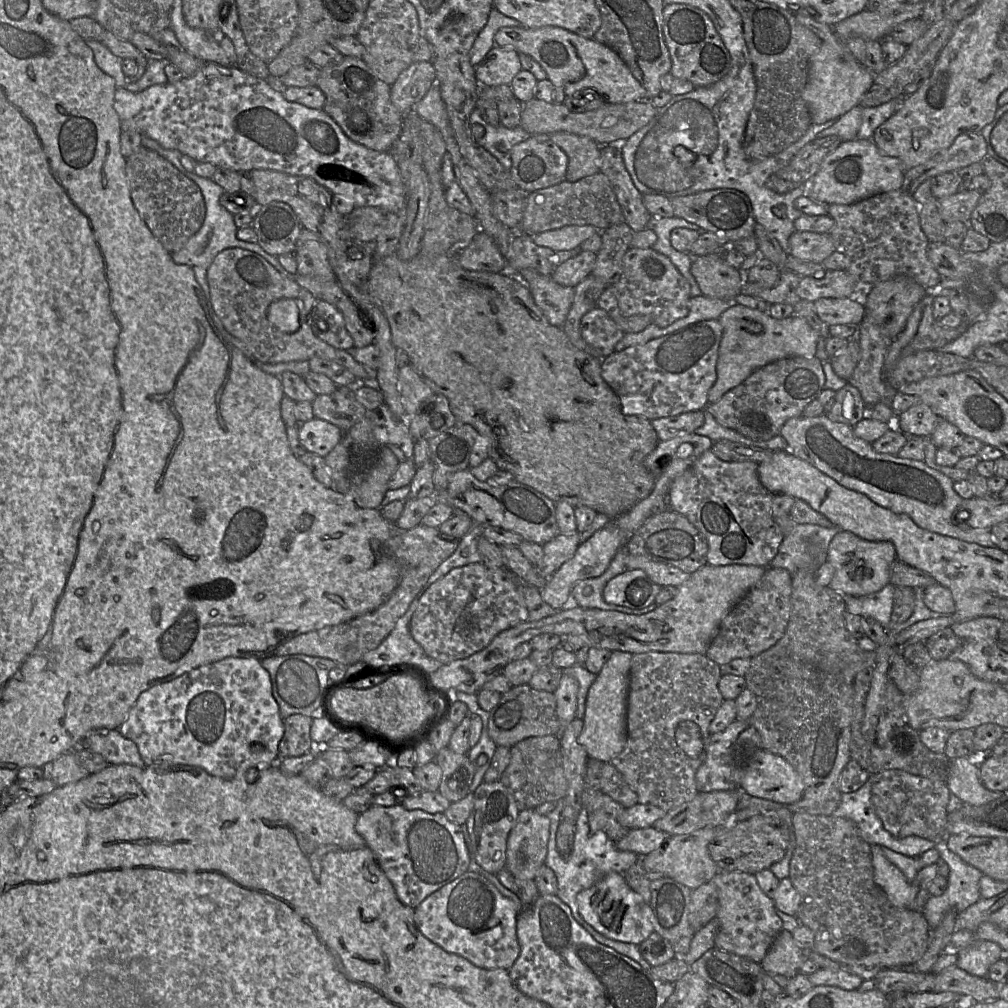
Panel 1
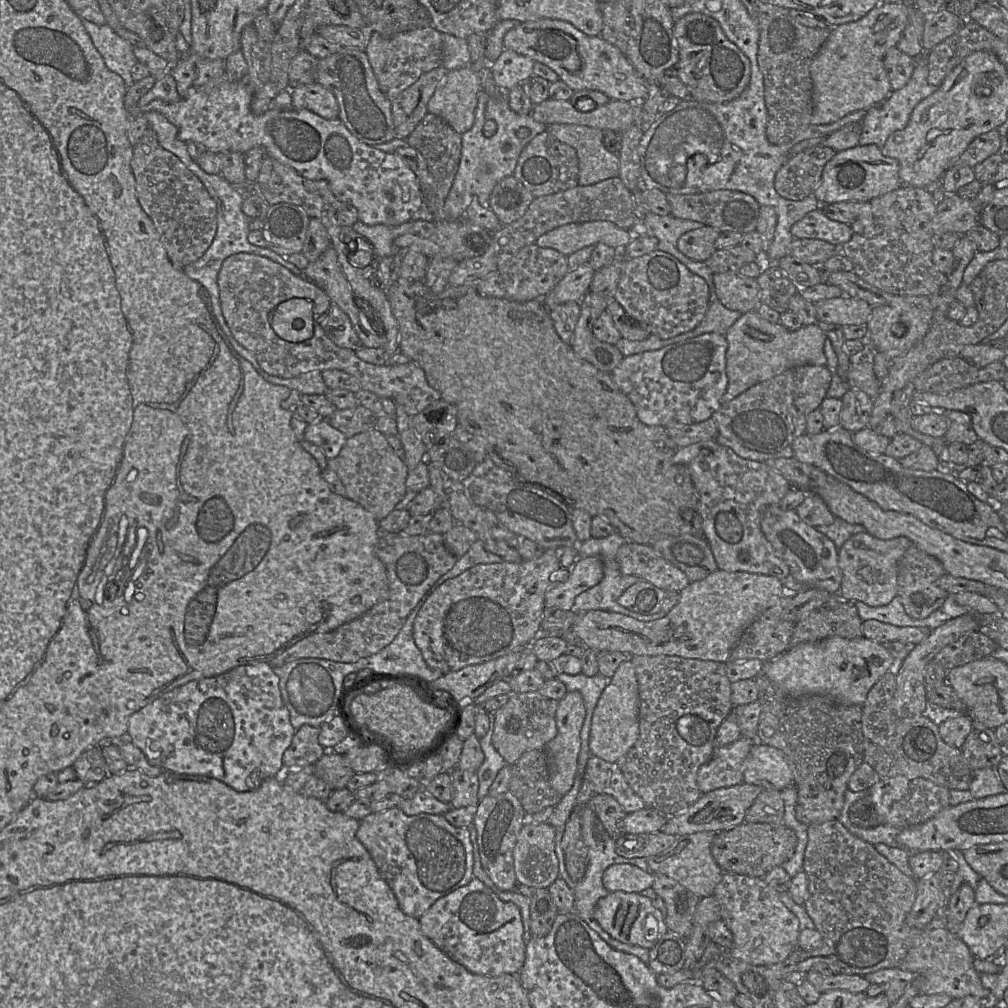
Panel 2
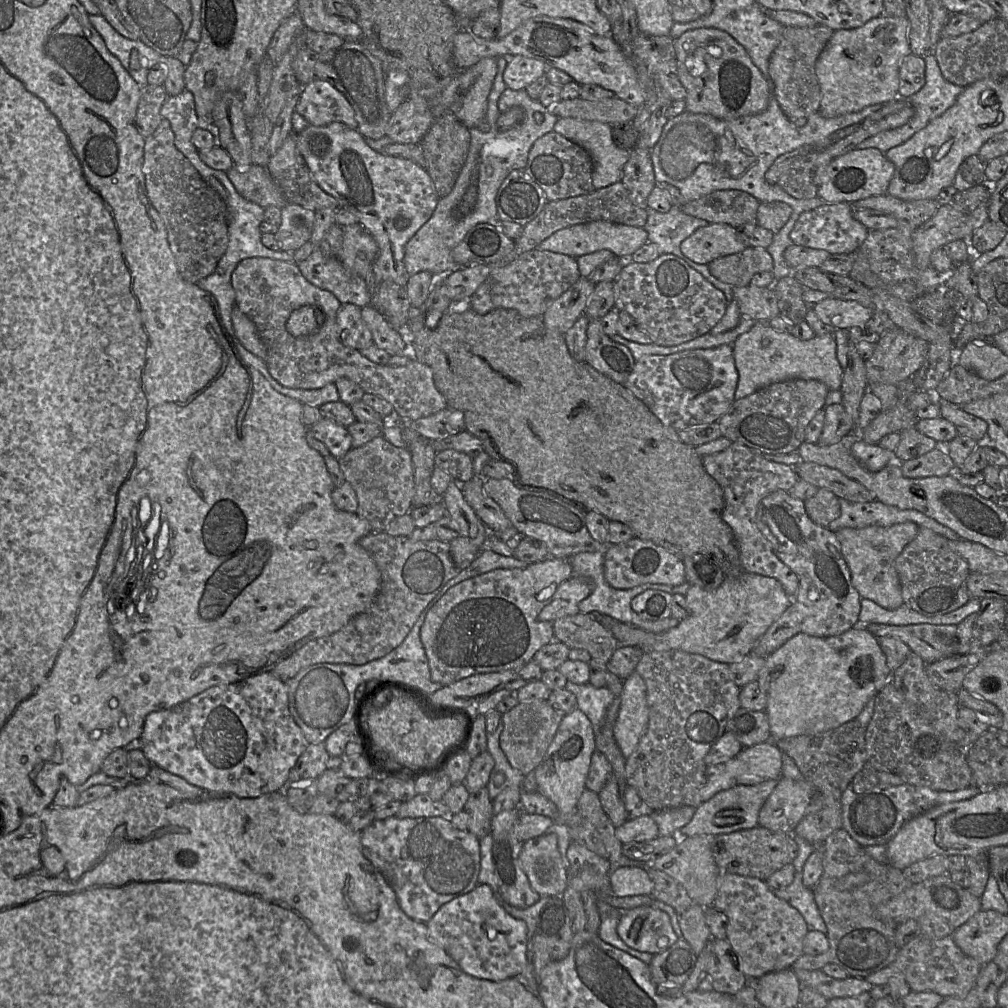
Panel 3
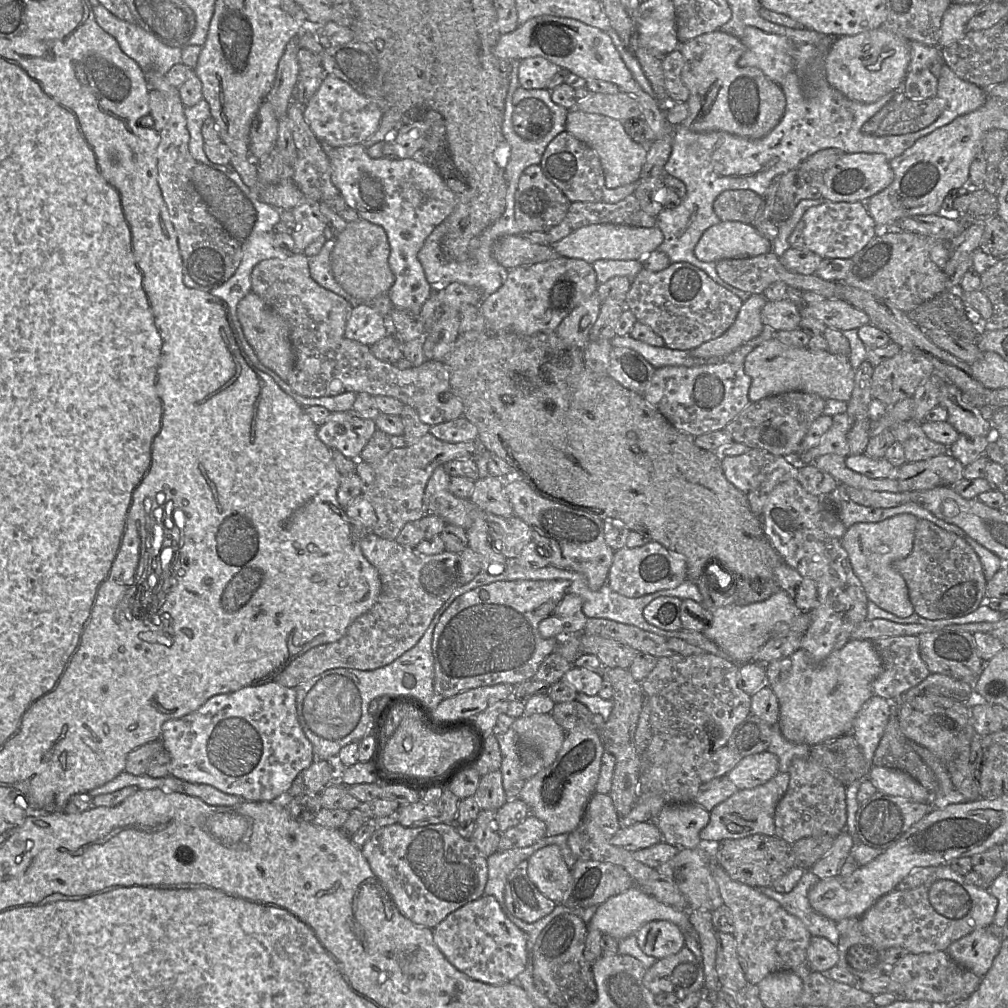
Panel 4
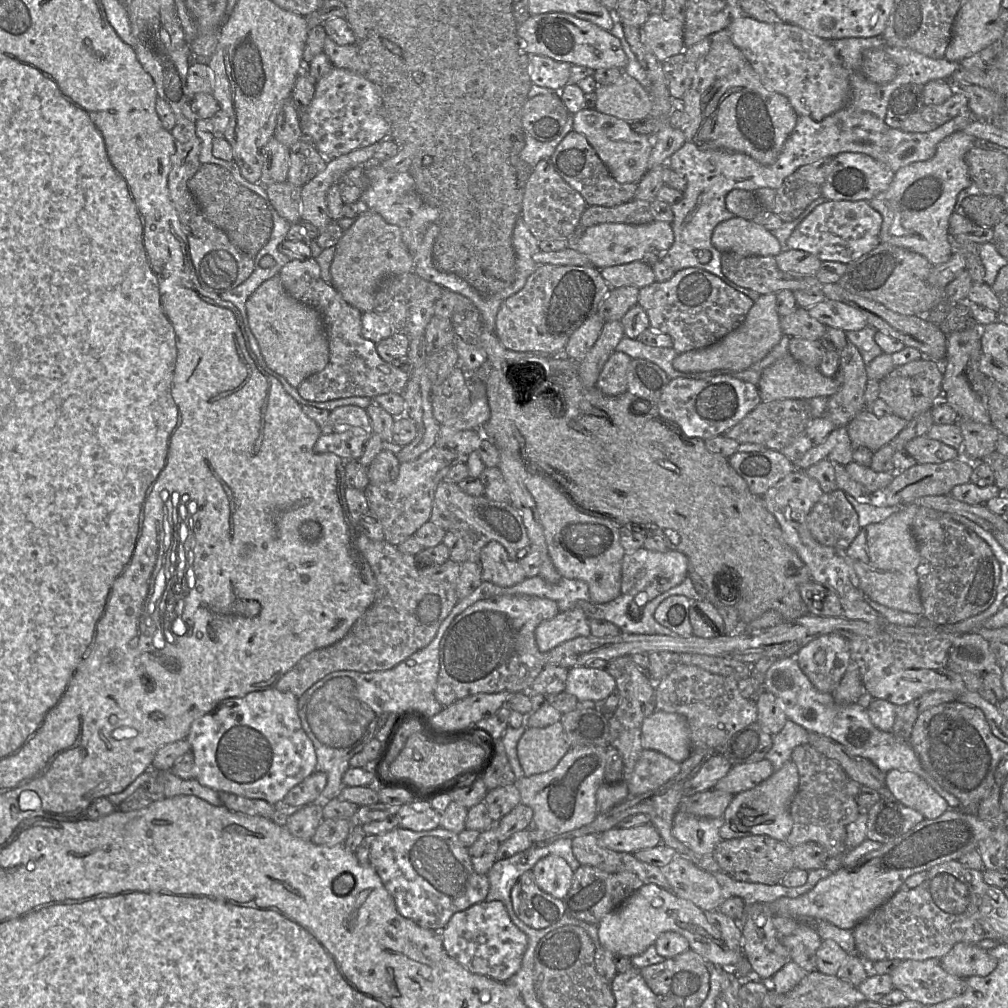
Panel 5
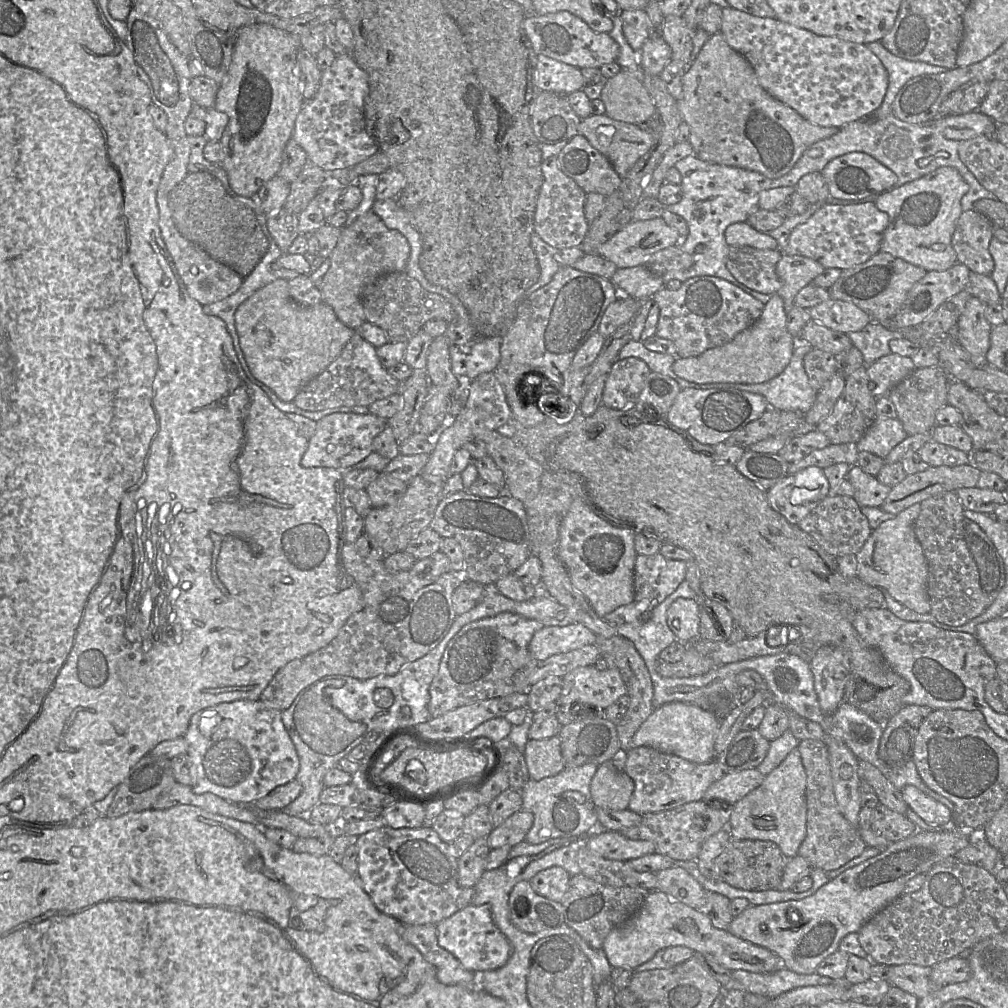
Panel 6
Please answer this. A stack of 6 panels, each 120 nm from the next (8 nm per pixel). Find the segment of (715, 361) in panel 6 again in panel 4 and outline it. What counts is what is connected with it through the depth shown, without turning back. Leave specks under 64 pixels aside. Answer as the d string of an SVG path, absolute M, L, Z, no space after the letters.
M754 294L743 302L739 313L730 328L720 337L690 350L695 358L709 358L729 355L765 330L761 312L767 299L763 294Z

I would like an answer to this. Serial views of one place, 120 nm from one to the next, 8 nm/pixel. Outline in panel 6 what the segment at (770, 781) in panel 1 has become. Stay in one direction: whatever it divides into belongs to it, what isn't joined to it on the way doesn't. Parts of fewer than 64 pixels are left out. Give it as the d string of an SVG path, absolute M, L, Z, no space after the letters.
M757 768L742 770L734 773L725 773L723 778L713 783L704 793L702 800L704 800L710 807L710 802L719 801L727 802L728 805L734 805L737 801L742 799L748 793L757 788L765 779L765 776L760 773Z

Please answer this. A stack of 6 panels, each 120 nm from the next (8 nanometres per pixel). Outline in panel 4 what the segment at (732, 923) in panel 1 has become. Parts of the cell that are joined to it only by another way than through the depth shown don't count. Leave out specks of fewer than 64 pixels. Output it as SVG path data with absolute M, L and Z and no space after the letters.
M711 858L710 870L718 885L723 905L732 912L737 954L749 984L757 985L769 974L792 970L807 961L807 948L812 935L799 918L756 888L730 878Z

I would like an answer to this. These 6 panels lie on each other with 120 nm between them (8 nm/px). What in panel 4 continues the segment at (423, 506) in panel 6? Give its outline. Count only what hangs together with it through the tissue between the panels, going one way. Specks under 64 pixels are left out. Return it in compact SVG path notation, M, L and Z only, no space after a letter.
M428 433L411 446L392 448L385 457L374 463L356 460L356 474L361 479L362 494L371 503L377 516L377 522L371 532L384 539L396 540L405 524L417 521L425 515L423 495L427 482L435 469L452 460L476 460L482 451L483 449L478 441L449 443Z

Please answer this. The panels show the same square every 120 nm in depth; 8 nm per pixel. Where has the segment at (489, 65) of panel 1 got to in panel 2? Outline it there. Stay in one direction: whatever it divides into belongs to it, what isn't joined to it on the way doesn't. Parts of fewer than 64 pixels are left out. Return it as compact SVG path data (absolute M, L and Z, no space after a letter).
M504 49L500 56L490 64L493 79L503 91L524 84L533 76L535 60L513 50Z

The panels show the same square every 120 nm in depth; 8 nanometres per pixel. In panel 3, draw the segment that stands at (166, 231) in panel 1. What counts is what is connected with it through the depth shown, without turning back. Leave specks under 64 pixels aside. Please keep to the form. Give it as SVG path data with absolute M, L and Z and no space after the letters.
M163 119L157 129L146 136L142 171L149 200L165 225L178 271L185 280L196 284L215 271L227 249L228 227L220 201L178 148L168 120Z

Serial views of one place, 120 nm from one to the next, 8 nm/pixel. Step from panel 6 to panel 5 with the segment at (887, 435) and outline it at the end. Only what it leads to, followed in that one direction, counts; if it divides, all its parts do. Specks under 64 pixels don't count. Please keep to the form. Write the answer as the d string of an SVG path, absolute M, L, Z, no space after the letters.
M865 409L858 413L846 428L852 444L875 452L897 437L907 423L907 420L893 413L878 417Z

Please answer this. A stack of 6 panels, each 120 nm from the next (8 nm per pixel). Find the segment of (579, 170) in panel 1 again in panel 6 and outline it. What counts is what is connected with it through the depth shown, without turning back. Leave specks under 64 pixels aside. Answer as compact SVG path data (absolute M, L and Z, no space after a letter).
M606 114L590 115L581 119L578 133L603 154L612 164L617 174L623 179L639 158L646 154L653 145L653 136L647 129L636 124L611 119Z

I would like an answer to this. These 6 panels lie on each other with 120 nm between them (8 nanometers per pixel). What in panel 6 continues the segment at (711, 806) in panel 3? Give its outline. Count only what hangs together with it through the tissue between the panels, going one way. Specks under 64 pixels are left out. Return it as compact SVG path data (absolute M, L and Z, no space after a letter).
M797 747L757 788L733 805L728 823L732 839L771 841L788 858L798 855L806 837L806 783L806 772Z

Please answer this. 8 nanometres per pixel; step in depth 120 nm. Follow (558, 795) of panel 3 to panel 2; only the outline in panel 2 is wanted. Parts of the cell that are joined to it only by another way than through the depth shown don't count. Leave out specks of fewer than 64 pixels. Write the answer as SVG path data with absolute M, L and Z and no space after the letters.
M568 691L565 697L558 701L555 715L557 734L544 750L548 758L550 785L562 797L570 791L574 784L581 746L580 731L585 716L584 701L578 691Z

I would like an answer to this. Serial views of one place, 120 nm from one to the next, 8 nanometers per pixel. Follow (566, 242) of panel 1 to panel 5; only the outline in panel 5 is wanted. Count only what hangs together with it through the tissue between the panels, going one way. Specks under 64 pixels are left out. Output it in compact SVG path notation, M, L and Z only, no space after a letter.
M653 221L649 224L630 225L624 223L602 223L585 228L572 249L585 254L597 269L645 260L652 252L666 252L674 242L671 224Z

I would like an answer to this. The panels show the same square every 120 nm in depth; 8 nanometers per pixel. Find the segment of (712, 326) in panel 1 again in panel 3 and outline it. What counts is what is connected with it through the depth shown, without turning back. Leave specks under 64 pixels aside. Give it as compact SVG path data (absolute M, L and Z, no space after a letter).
M731 345L709 349L685 350L671 355L646 355L636 361L632 373L623 384L665 425L676 431L718 422L735 400L738 372Z

